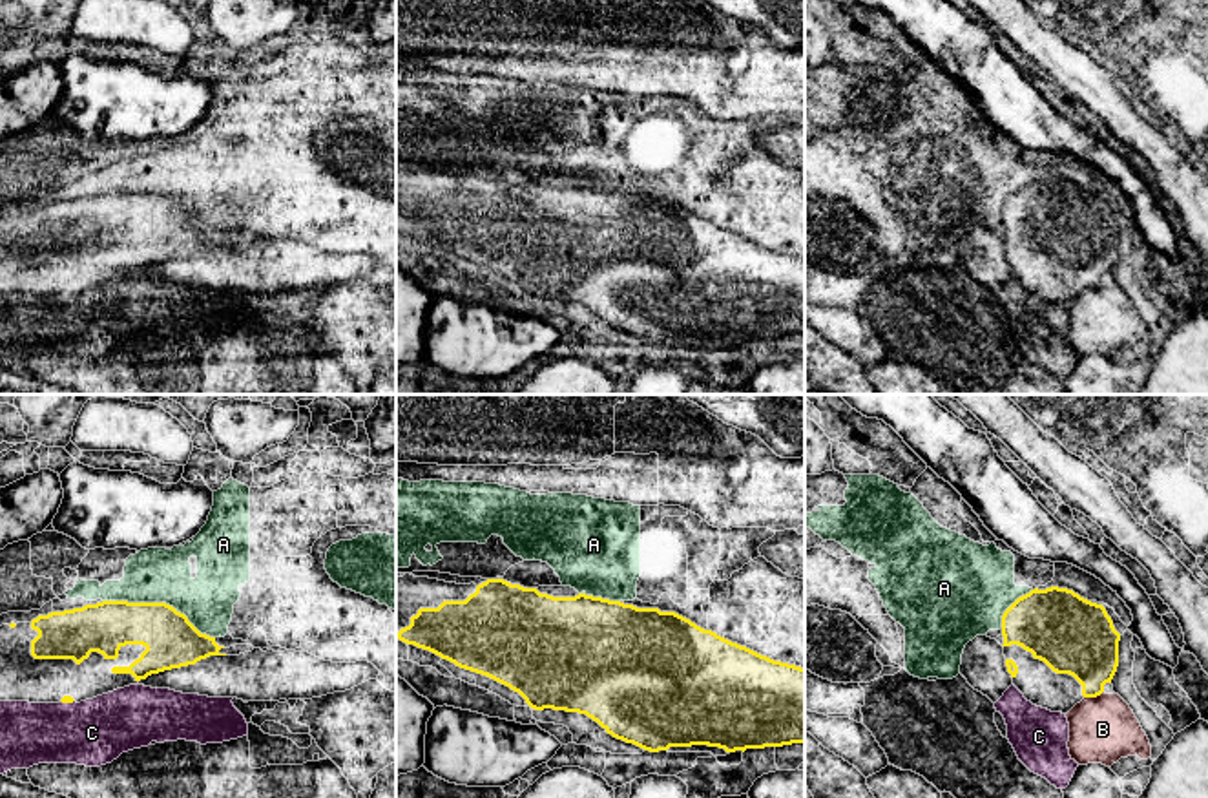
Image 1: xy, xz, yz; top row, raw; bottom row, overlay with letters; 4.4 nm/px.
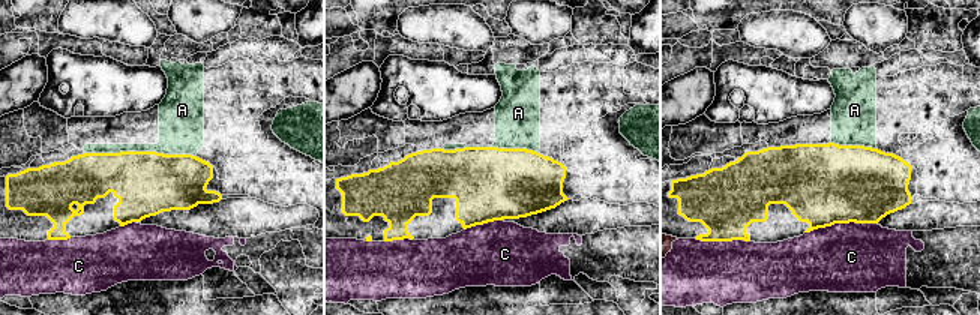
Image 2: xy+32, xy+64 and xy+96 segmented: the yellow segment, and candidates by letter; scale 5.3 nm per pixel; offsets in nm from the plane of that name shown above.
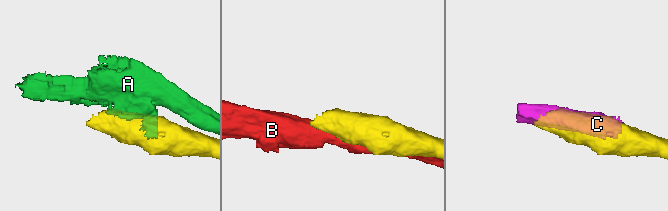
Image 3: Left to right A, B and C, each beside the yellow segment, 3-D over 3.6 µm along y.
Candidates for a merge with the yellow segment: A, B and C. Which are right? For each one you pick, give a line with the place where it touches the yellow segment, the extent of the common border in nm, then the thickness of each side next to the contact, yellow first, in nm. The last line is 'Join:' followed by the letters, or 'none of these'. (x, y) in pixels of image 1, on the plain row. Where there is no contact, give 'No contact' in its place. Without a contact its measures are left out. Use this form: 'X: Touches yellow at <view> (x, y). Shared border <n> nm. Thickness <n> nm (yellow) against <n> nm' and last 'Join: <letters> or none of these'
Join: none of these

